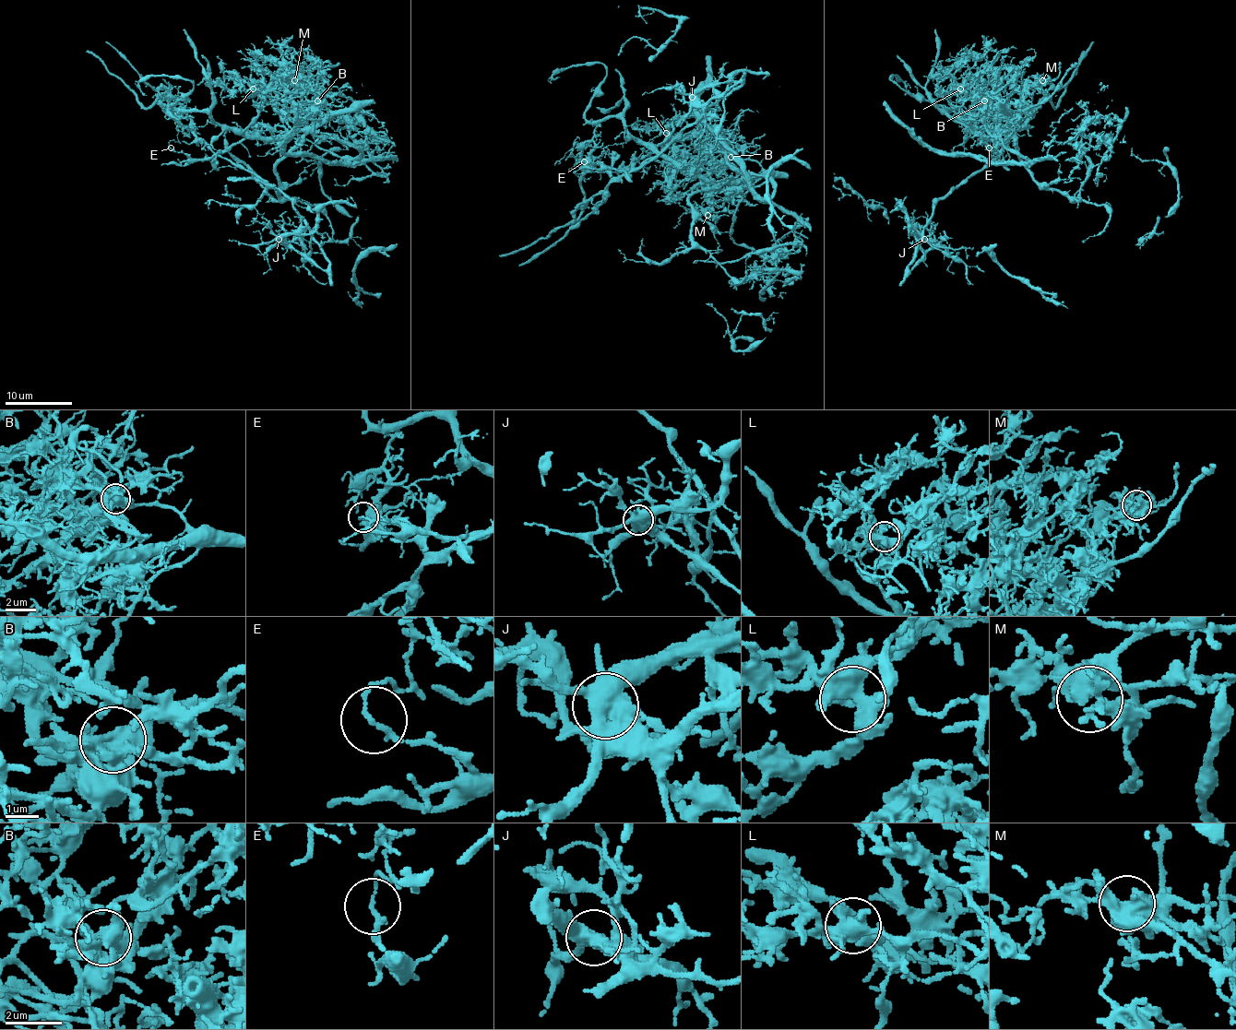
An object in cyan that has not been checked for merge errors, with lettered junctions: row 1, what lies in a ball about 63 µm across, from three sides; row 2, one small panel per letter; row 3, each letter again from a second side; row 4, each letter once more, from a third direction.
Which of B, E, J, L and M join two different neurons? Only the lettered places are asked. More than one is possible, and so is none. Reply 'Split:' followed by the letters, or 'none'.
Split: B, E, J

